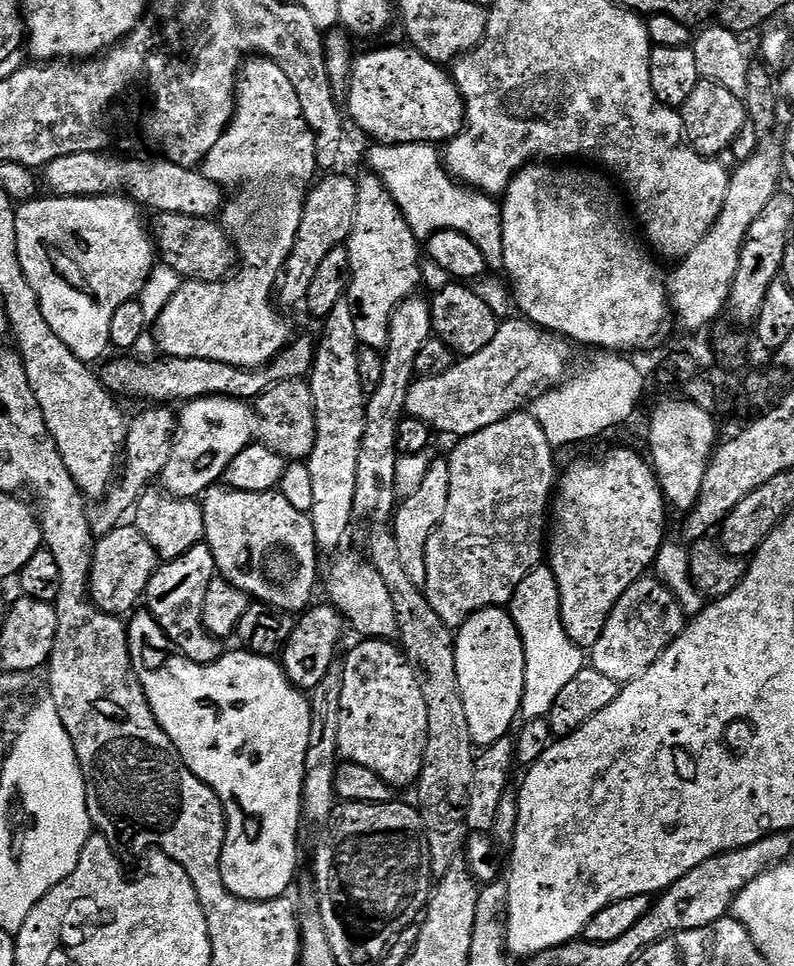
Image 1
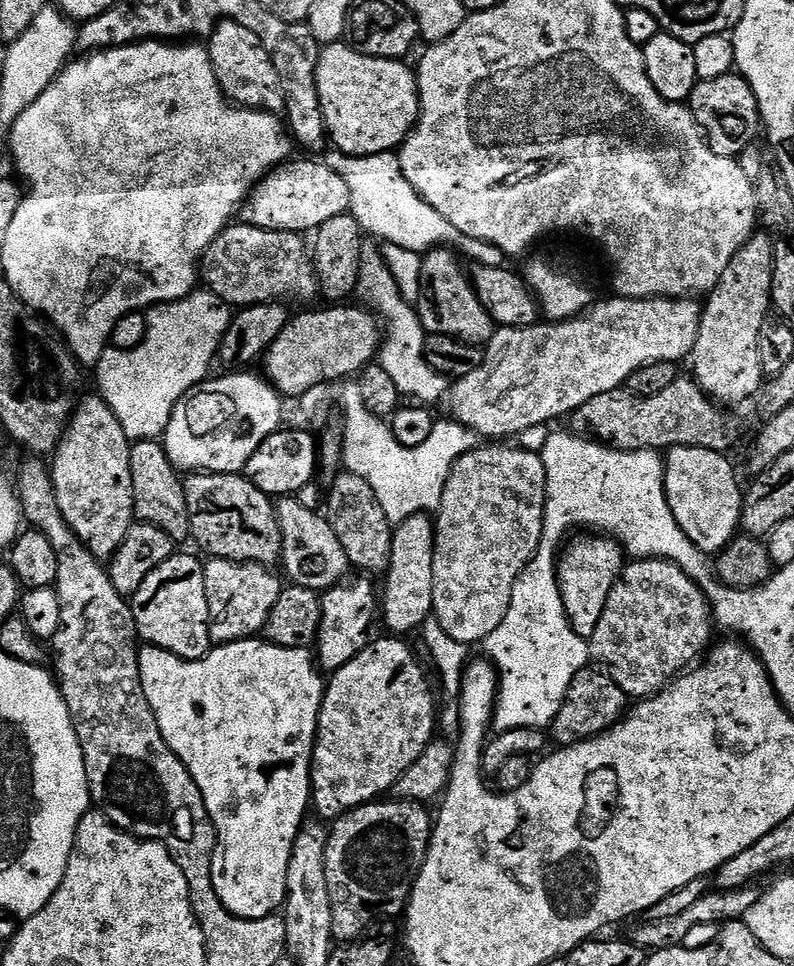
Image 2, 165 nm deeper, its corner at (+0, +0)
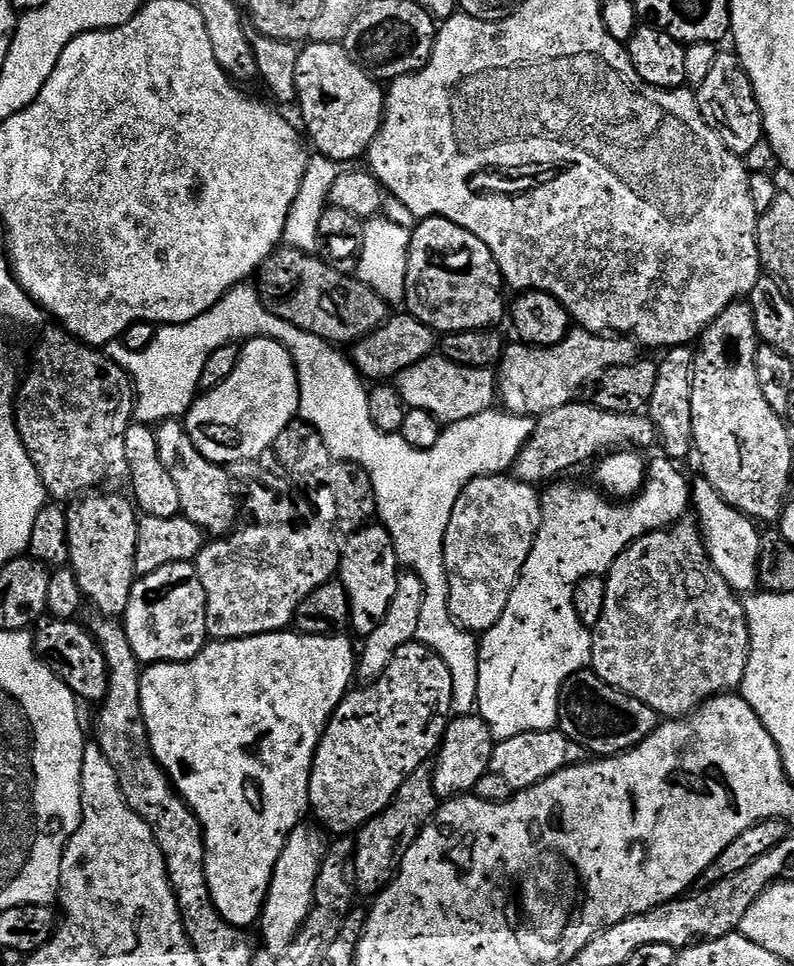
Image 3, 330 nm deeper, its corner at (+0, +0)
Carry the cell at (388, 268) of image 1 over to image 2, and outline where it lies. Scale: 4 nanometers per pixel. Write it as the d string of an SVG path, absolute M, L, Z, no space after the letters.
M364 246L360 251L360 286L358 296L381 321L383 340L378 353L378 362L382 370L390 373L390 379L395 382L401 397L419 402L424 406L436 406L443 401L450 391L449 377L438 374L430 362L426 362L424 353L425 331L420 321L420 315L415 307L398 290L394 276L384 261L384 253L379 247Z

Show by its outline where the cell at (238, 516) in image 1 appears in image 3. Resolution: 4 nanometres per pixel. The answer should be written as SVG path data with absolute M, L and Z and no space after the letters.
M179 419L165 420L155 429L158 438L158 454L162 457L162 466L174 478L178 490L178 499L182 501L181 513L194 526L198 526L209 537L223 538L237 527L236 519L242 516L242 504L232 493L232 480L228 477L229 469L219 464L210 463L190 438L187 428Z

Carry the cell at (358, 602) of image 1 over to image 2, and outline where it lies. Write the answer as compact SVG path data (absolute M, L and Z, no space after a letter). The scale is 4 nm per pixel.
M296 498L277 499L275 506L278 526L282 530L280 560L288 571L287 579L319 593L337 587L349 575L350 565L346 550L342 550L342 542L338 542L334 535L334 526L330 526L327 515L323 511L302 506Z

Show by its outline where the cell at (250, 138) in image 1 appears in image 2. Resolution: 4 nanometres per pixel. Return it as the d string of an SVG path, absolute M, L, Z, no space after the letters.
M221 20L212 35L207 37L206 47L220 89L229 101L245 108L273 114L283 113L284 88L280 85L282 73L269 45L262 43L254 30L246 30L246 26L242 26L237 20Z

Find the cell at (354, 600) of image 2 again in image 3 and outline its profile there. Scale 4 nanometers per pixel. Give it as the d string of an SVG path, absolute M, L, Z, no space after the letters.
M369 522L343 541L338 582L350 598L350 628L353 633L357 632L357 637L374 634L374 630L382 626L386 610L390 610L390 602L394 602L394 594L398 594L401 575L402 565L394 550L394 538L390 538L383 524Z

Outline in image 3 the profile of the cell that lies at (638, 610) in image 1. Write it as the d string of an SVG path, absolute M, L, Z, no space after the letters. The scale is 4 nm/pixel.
M688 523L673 524L670 528L663 528L661 532L652 532L648 536L638 538L613 562L610 570L606 573L604 582L606 586L606 606L602 610L602 618L598 618L595 628L591 629L591 671L595 672L598 678L602 678L602 682L638 698L638 702L646 702L646 706L650 706L650 710L654 710L661 718L691 716L701 704L707 703L708 700L713 700L716 696L735 693L744 680L746 666L748 665L750 630L748 629L748 619L744 613L744 601L722 578L715 566L711 564L699 527L695 523Z

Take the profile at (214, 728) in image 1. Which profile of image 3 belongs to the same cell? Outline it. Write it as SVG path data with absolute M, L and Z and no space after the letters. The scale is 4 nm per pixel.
M285 630L283 632L267 632L261 636L247 636L241 640L217 640L205 644L204 649L193 658L193 660L184 660L180 664L153 664L145 667L140 674L140 705L142 706L142 714L144 715L144 725L148 731L148 741L152 747L152 753L158 763L164 767L165 772L168 773L168 778L172 782L173 788L179 792L185 804L192 809L196 820L200 823L201 828L204 830L204 865L206 866L206 882L208 889L212 895L214 906L218 910L218 914L226 922L230 922L236 928L243 928L245 930L251 929L251 924L254 925L261 919L261 912L264 909L264 902L268 896L268 888L271 886L271 878L274 874L275 864L279 860L279 855L282 854L283 848L287 844L288 836L296 827L305 819L306 813L309 811L308 806L308 787L310 786L310 770L312 769L312 759L316 753L316 747L320 741L320 735L324 733L324 727L327 726L329 718L334 714L334 710L348 695L350 689L353 687L352 676L357 675L358 672L358 652L352 644L348 641L347 635L341 634L338 636L305 636L296 630Z

